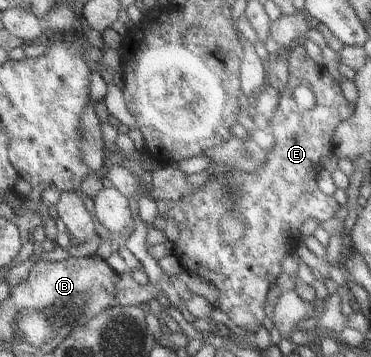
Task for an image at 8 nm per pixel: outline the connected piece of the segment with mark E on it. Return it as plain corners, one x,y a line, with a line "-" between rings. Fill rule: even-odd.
303,45
291,48
287,61
288,82
286,82
286,87
279,92
276,110
268,115
267,131
272,133
276,142
267,150
266,162
260,168
256,168
256,172
242,172
225,163
219,163
210,168
216,169
218,174
206,180
202,186
198,186
192,194
186,194
180,200
155,199
160,217
172,218
180,229
176,244
169,244
171,255
180,260
180,264
186,271
200,276
218,288
218,300
214,302
214,305
227,314
230,322
247,330
251,337
263,325
266,295
270,286
274,285
276,278
282,272
282,259
286,254
293,253
300,243
299,227
310,218
318,224
330,220
336,217
342,208
332,195
326,195
318,188
317,176
322,170
320,160
333,153
332,134
335,128
343,120
350,118
355,109
354,104
348,102
342,95
339,83
332,77
329,70
324,65
316,63
306,53
-
300,85
307,86
316,97
313,109
304,109
295,105
294,88
-
228,210
236,212
236,216
244,222
244,236
238,240
238,244
222,242
220,220
226,216

